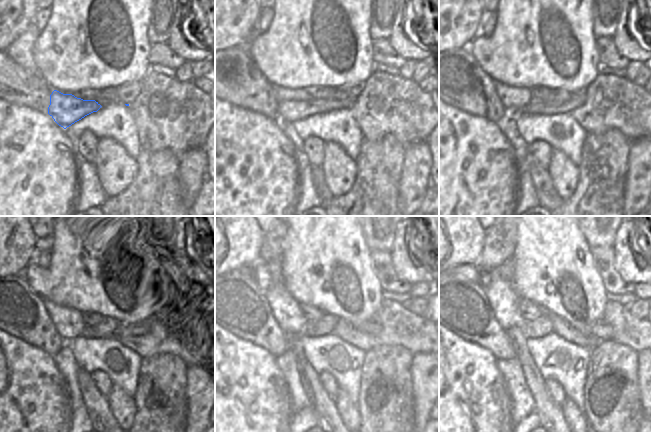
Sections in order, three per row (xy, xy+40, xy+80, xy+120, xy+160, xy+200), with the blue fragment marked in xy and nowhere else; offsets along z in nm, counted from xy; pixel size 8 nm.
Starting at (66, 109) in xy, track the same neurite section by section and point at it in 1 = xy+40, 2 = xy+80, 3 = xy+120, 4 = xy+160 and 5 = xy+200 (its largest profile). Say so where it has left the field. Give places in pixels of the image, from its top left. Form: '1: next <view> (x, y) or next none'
1: next xy+40 (290, 111)
2: next xy+80 (534, 106)
3: next xy+120 (137, 322)
4: next xy+160 (373, 326)
5: next xy+200 (601, 330)

